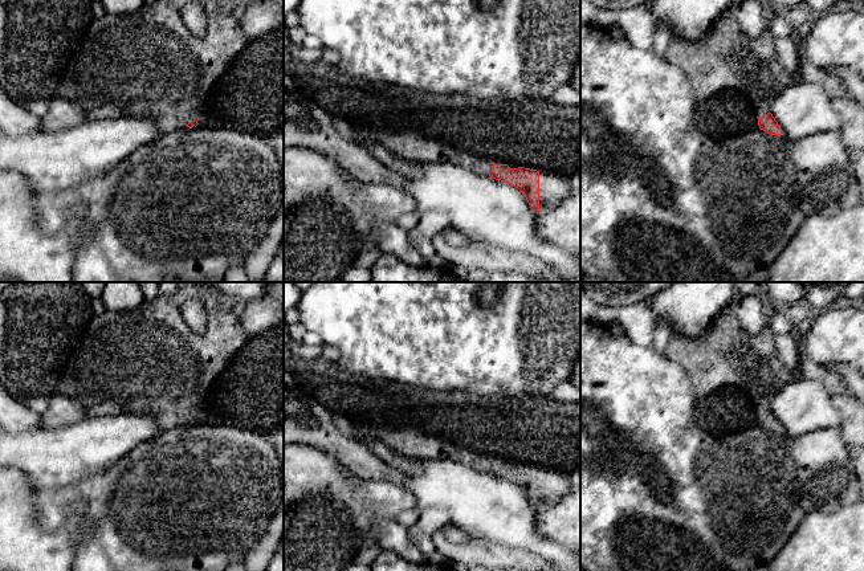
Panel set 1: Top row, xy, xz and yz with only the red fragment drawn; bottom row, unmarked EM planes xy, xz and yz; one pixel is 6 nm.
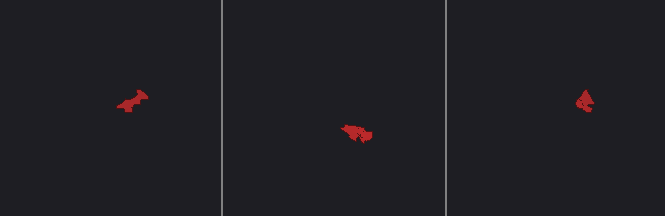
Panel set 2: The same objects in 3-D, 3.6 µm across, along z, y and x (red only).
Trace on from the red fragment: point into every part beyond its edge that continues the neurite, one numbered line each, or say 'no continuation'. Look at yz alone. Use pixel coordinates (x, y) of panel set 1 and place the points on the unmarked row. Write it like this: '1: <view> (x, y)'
1: yz (726, 354)

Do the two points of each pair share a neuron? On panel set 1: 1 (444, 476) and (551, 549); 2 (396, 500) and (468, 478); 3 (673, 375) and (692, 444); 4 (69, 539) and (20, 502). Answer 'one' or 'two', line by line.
1: one
2: two
3: one
4: one

